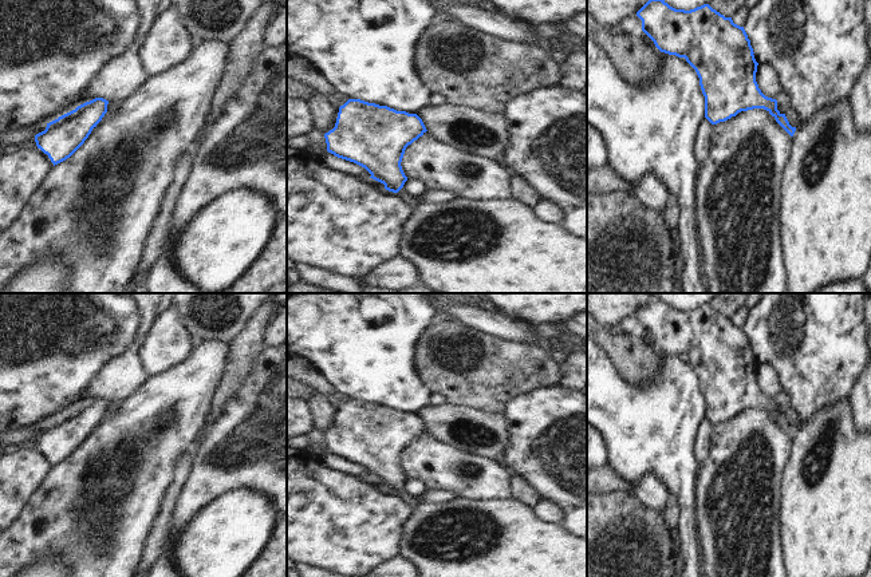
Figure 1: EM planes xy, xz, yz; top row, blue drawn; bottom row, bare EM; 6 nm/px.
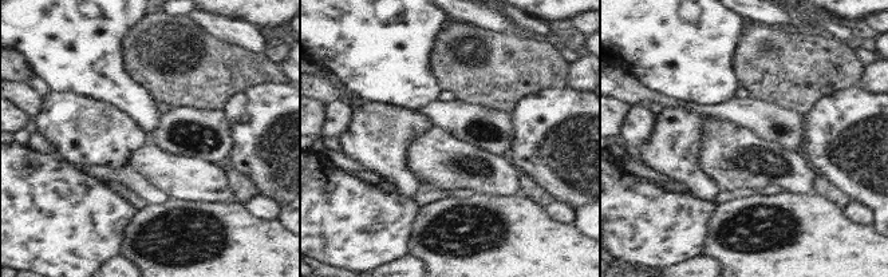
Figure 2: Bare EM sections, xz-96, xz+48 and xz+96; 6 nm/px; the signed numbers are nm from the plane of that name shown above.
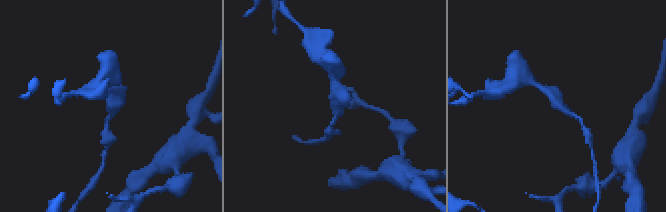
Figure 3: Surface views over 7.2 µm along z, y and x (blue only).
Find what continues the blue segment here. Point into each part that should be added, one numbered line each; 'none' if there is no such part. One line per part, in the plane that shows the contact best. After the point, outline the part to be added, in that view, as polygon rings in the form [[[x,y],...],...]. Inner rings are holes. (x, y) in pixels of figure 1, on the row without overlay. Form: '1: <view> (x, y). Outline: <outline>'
none

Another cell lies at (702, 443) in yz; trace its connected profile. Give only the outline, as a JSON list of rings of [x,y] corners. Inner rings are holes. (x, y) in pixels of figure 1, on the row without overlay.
[[[705,418],[699,424],[699,431],[697,434],[694,454],[702,463],[710,452],[710,434],[713,431],[713,424]]]

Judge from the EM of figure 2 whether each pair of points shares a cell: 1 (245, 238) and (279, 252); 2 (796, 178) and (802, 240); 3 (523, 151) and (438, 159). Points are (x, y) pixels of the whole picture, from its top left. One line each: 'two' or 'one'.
1: one
2: two
3: two

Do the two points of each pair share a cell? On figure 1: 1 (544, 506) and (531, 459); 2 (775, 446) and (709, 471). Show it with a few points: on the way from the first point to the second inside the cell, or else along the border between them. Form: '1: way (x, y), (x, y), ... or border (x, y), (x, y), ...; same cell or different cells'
1: border (542, 498), (552, 501), (559, 508), (560, 522); different cells
2: way (760, 430), (752, 429), (726, 454); same cell

